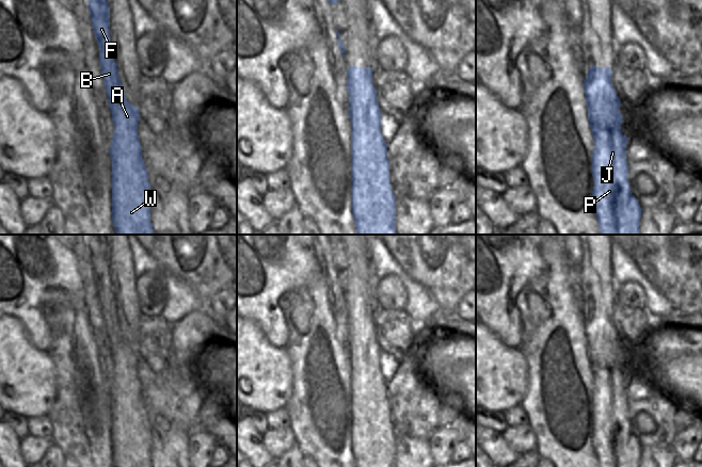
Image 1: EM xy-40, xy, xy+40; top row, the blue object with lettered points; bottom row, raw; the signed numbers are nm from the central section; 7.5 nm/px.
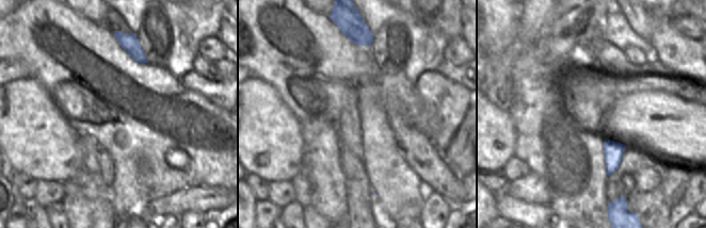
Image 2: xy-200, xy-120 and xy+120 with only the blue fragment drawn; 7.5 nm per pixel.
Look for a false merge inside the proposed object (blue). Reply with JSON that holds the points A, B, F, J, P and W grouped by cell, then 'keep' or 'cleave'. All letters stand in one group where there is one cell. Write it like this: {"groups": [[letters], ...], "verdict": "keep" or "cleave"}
{"groups": [["A", "J", "P", "W"], ["B", "F"]], "verdict": "cleave"}

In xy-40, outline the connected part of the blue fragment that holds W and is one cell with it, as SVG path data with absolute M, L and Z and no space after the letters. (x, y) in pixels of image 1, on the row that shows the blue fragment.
M125 97L112 112L114 134L110 146L112 160L112 222L116 235L155 235L150 222L150 183L142 158L142 145L138 136L140 110Z

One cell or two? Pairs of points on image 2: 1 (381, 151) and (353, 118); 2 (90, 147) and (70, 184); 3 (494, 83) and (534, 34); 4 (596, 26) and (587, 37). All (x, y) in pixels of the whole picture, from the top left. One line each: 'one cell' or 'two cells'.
1: two cells
2: one cell
3: two cells
4: one cell

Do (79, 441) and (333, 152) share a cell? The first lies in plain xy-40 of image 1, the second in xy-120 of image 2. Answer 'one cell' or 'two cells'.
one cell

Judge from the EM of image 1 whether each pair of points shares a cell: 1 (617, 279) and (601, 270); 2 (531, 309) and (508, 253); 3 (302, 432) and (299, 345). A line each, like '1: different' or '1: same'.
1: different
2: different
3: same

